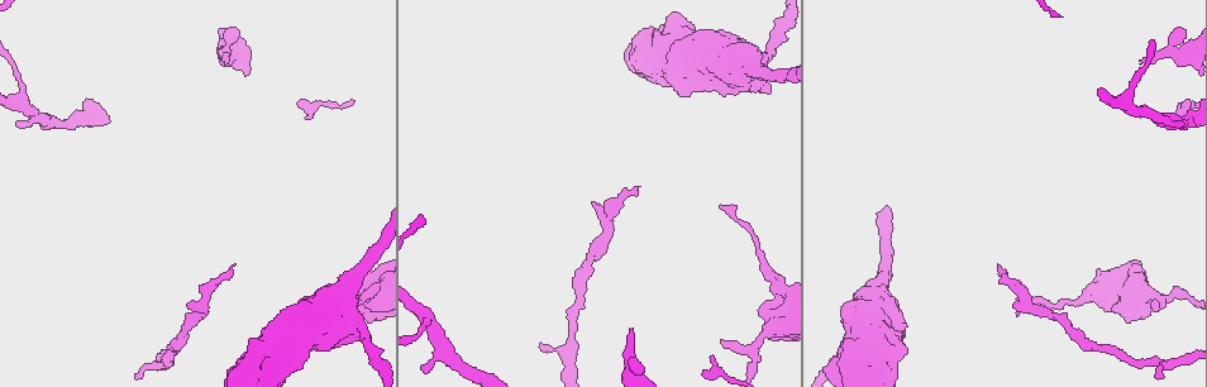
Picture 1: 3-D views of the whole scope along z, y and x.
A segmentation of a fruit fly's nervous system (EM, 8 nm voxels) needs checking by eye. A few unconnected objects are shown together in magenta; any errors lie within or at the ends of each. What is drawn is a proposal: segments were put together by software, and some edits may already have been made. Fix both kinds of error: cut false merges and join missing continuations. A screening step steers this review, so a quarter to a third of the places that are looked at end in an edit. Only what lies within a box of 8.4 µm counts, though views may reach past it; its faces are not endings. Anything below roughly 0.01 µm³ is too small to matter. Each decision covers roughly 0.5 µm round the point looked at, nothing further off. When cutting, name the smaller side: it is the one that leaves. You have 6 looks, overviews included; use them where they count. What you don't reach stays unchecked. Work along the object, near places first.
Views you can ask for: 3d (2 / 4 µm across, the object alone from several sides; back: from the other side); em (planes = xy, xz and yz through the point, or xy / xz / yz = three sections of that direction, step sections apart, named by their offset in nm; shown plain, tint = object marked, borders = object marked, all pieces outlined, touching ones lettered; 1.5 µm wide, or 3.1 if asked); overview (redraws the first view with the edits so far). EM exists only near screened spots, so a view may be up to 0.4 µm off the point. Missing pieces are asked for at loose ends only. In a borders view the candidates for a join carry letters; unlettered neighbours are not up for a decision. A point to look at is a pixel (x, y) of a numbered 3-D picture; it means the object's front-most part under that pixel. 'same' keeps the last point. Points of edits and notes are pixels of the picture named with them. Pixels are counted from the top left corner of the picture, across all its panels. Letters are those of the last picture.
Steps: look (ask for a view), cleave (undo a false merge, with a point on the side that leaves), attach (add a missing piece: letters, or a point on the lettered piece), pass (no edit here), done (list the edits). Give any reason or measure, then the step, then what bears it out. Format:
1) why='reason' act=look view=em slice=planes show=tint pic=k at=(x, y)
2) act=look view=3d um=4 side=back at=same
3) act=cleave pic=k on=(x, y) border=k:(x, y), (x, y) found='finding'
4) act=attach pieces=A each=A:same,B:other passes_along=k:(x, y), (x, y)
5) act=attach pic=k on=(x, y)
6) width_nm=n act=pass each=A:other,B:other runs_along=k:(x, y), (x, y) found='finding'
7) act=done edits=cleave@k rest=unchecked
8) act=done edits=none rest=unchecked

act=look view=em slice=yz step=8 show=borders pic=1 at=(227, 60)

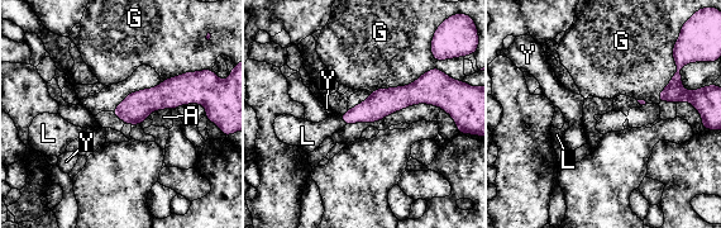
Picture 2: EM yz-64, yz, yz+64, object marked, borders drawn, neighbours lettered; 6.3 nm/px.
act=look view=em slice=planes show=borders at=same

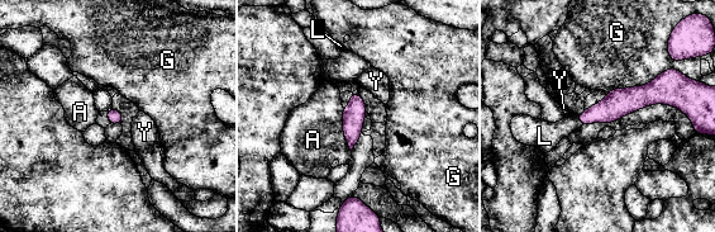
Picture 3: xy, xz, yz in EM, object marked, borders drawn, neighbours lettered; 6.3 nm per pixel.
act=attach pieces=L each=A:other,G:other,L:same,Y:other passes_along=3:(615, 105), (578, 118), (544, 136) found='it goes on there'

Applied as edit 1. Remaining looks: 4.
why='thin end' act=look view=em slice=xz step=8 show=borders pic=1 at=(637, 188)

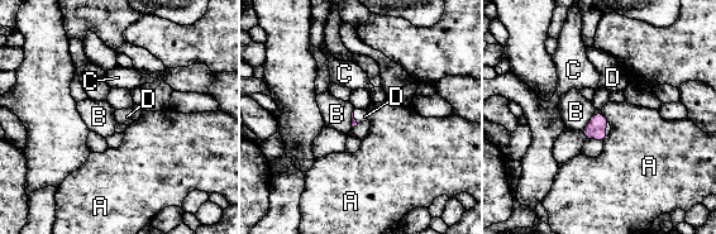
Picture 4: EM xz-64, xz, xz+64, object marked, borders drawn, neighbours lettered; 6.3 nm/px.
act=look view=em slice=planes show=borders at=same

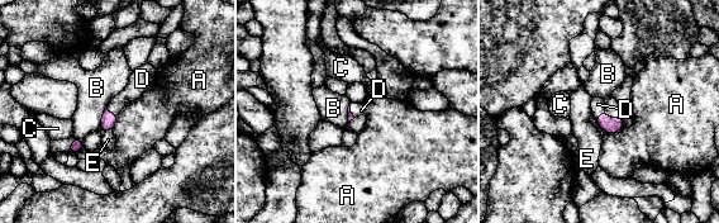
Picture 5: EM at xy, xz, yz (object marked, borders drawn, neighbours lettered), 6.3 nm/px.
act=attach pieces=D each=A:other,B:other,C:other,D:same,E:other passes_along=5:(109, 119), (112, 113), (138, 84) found='it goes on there'

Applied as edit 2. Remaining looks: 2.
why='thick end' act=look view=em slice=planes show=borders pic=1 at=(771, 91)

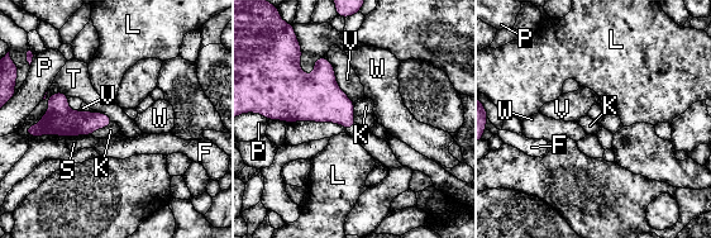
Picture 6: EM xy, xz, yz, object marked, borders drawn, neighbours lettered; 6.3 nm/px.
longest_contact=T:360nm act=pass each=F:other,K:other,L:other,P:other,S:other,T:other,V:other,W:other border=6:(63, 91), (27, 134) found='no lettered piece goes on from it'

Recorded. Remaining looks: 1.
act=done edits=attach@3,attach@5 rest=unchecked

